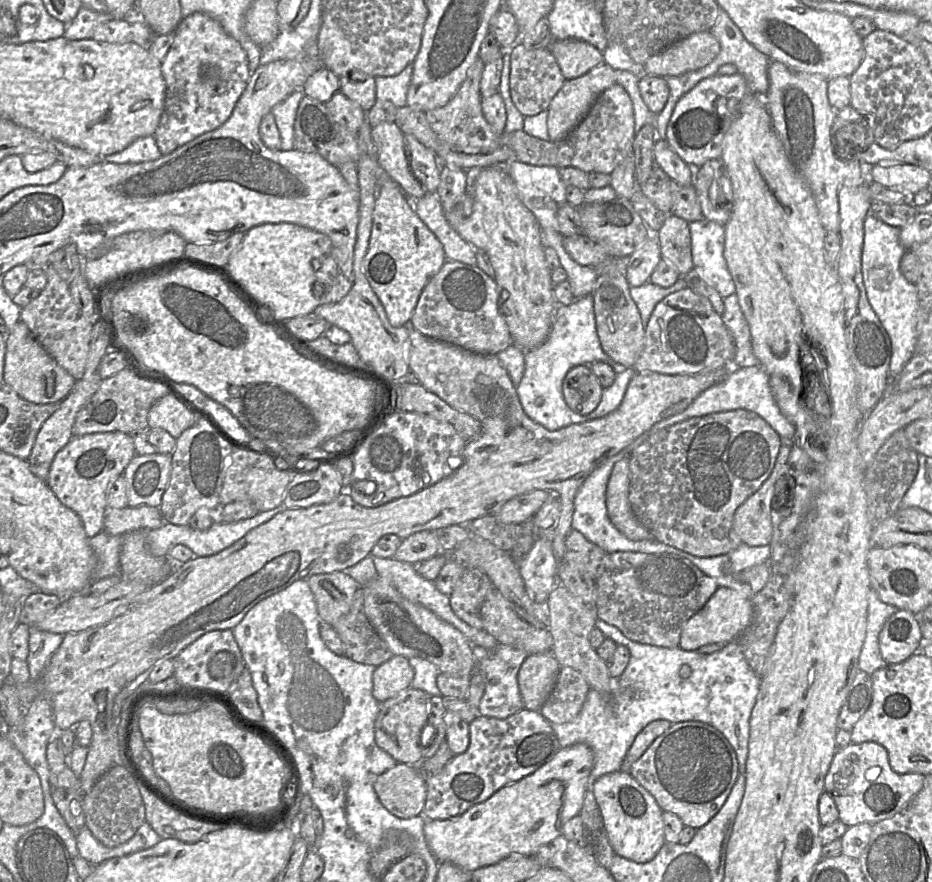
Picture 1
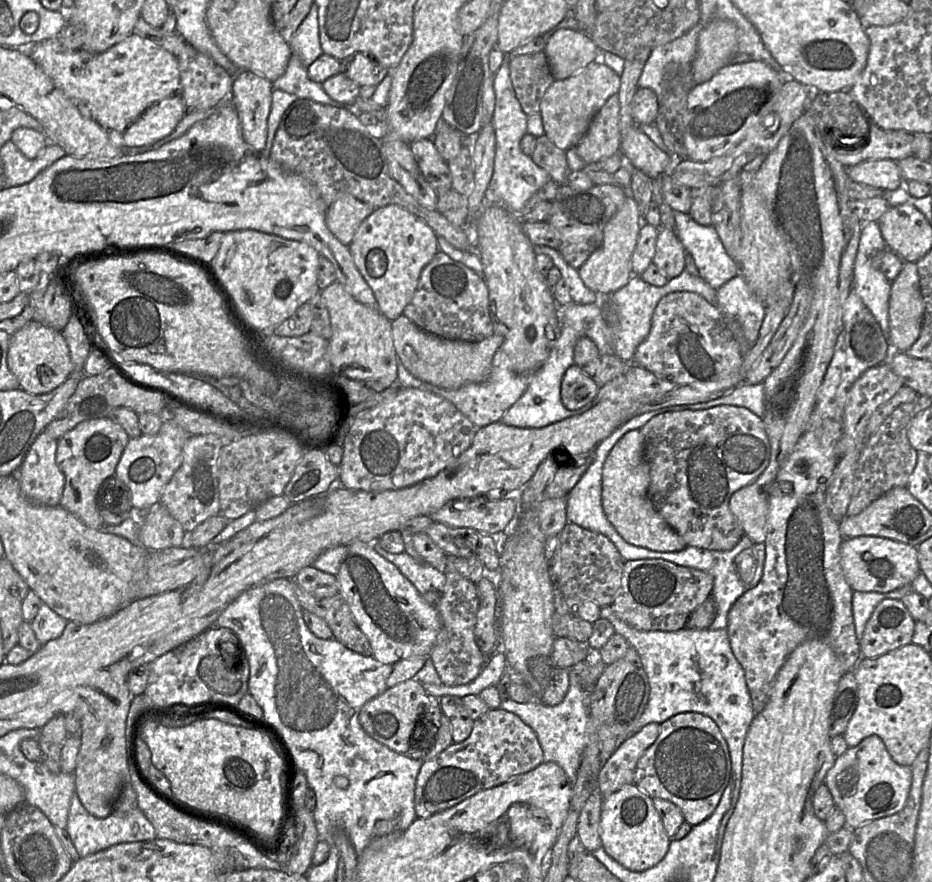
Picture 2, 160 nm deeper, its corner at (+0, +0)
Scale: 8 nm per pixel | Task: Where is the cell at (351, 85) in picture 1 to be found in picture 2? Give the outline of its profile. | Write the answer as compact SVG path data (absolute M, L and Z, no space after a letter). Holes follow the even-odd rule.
M356 52L340 61L340 73L355 81L360 87L377 87L390 71L369 55Z

